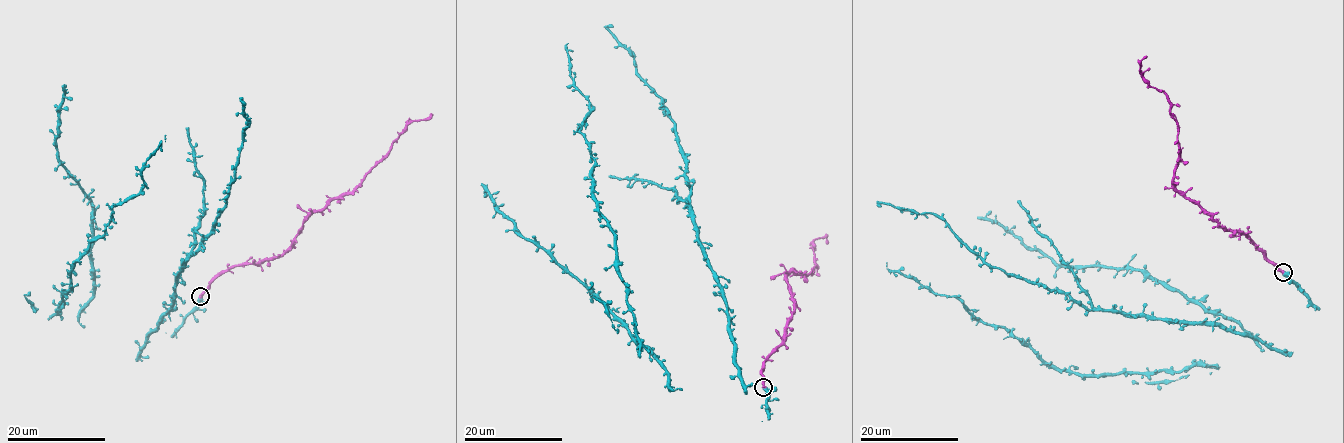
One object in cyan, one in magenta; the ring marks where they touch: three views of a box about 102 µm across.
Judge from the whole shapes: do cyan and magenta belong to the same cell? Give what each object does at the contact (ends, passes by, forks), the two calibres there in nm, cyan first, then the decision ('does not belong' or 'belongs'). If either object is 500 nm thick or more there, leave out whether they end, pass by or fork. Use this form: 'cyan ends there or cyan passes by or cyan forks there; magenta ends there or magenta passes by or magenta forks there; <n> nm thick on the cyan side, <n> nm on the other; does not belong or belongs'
cyan forks there; magenta ends there; 360 nm thick on the cyan side, 360 nm on the other; belongs

